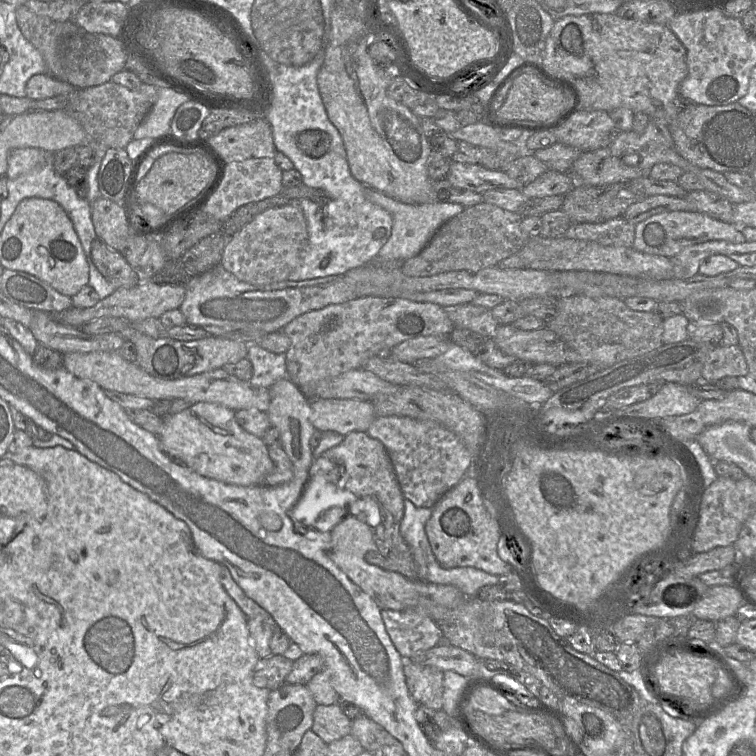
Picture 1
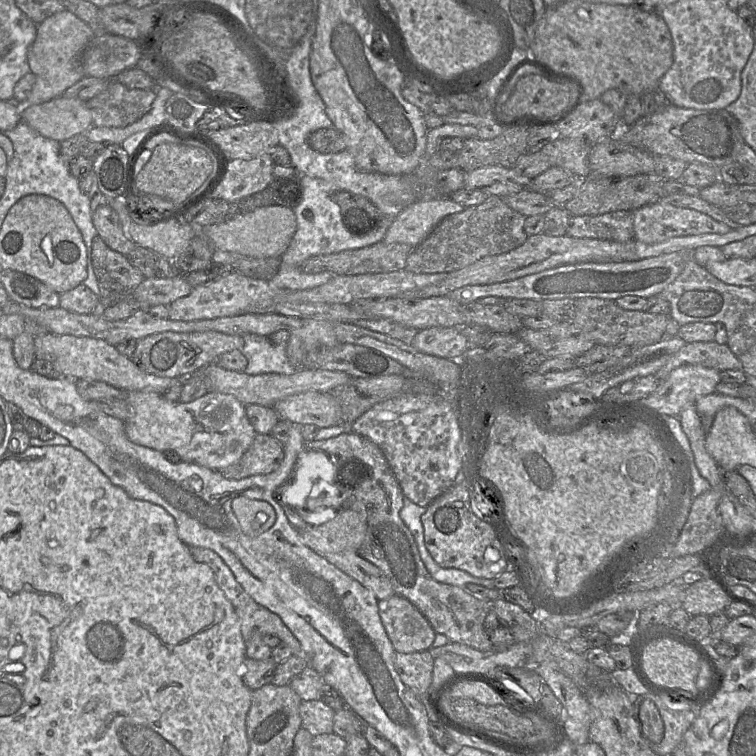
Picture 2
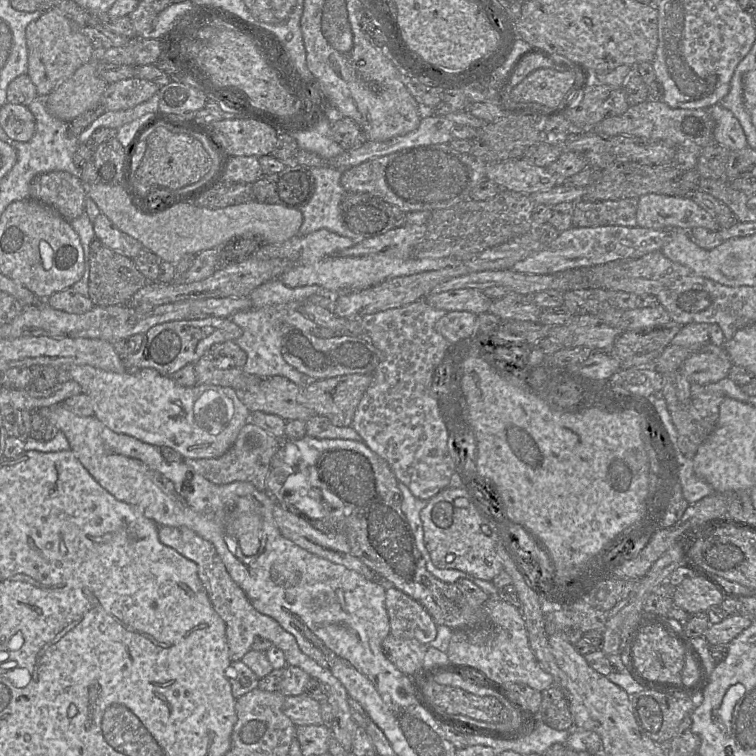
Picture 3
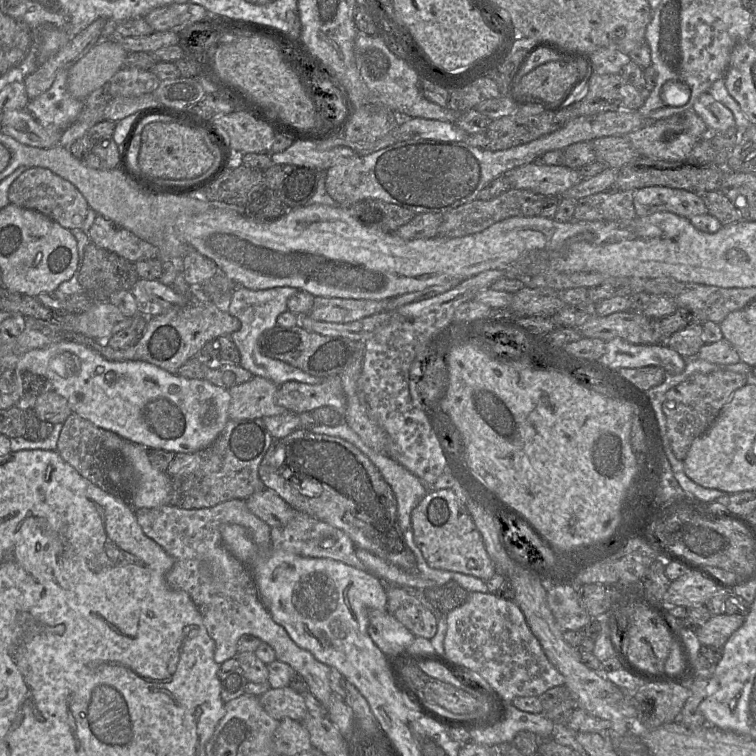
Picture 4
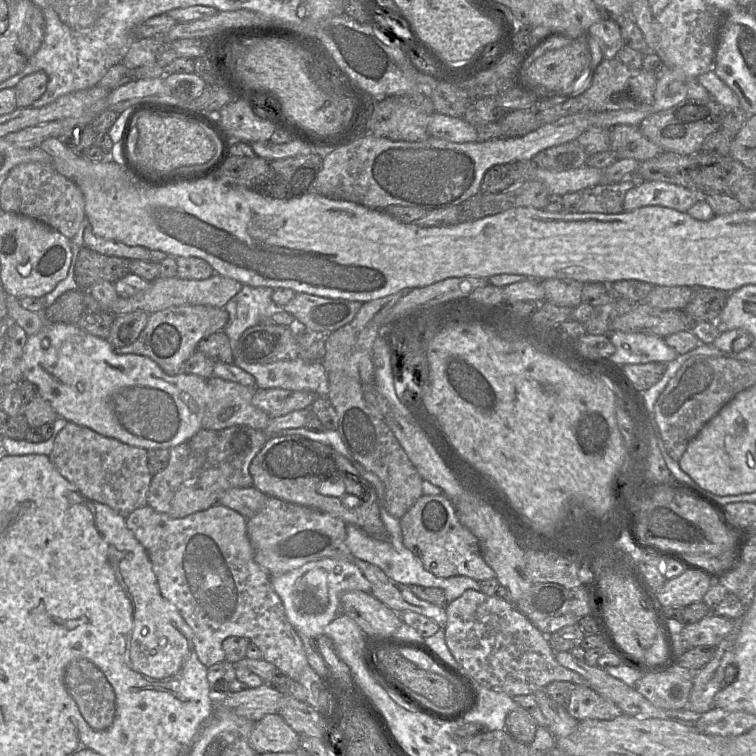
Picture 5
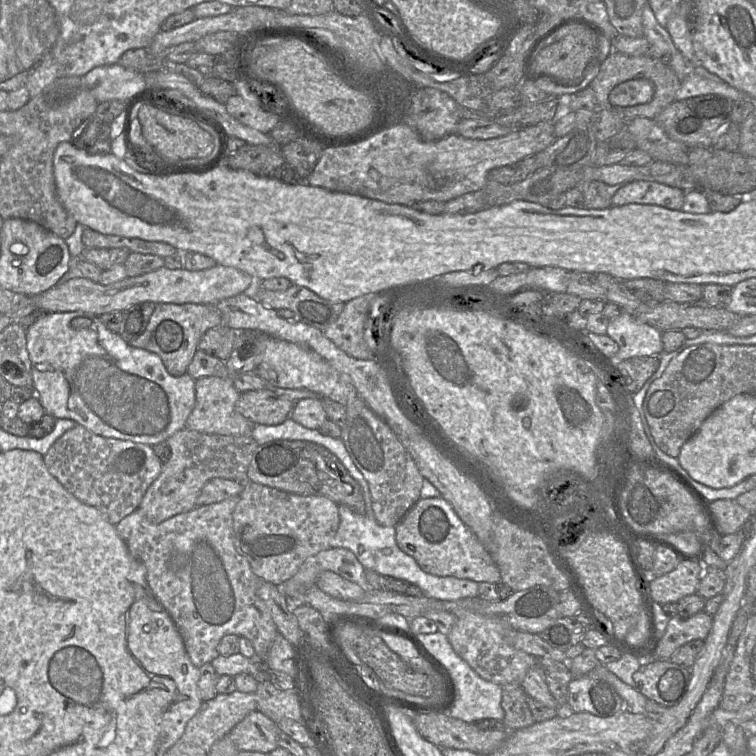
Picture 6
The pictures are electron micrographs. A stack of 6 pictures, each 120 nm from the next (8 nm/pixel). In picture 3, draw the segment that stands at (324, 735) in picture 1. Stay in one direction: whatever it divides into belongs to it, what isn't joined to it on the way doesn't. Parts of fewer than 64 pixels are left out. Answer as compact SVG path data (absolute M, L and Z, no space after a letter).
M305 693L286 696L282 711L295 726L323 724L320 703Z

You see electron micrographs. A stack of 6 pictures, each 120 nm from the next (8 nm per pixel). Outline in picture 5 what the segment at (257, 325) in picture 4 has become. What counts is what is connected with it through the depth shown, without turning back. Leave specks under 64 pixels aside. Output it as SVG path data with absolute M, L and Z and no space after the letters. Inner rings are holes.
M243 285L224 306L229 314L224 331L230 340L232 351L248 328L261 322L271 322L274 307L277 306L272 300L273 291L271 287ZM234 359L234 364L254 376L257 389L310 391L318 397L329 393L328 374L321 362L294 359L253 364Z

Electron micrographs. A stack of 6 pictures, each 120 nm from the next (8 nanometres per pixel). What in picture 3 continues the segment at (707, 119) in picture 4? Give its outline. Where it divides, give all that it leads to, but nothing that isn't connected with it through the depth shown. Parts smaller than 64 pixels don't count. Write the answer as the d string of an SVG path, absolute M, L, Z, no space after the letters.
M720 104L707 110L715 121L714 139L716 143L726 147L729 151L740 150L748 146L745 133L732 112Z

